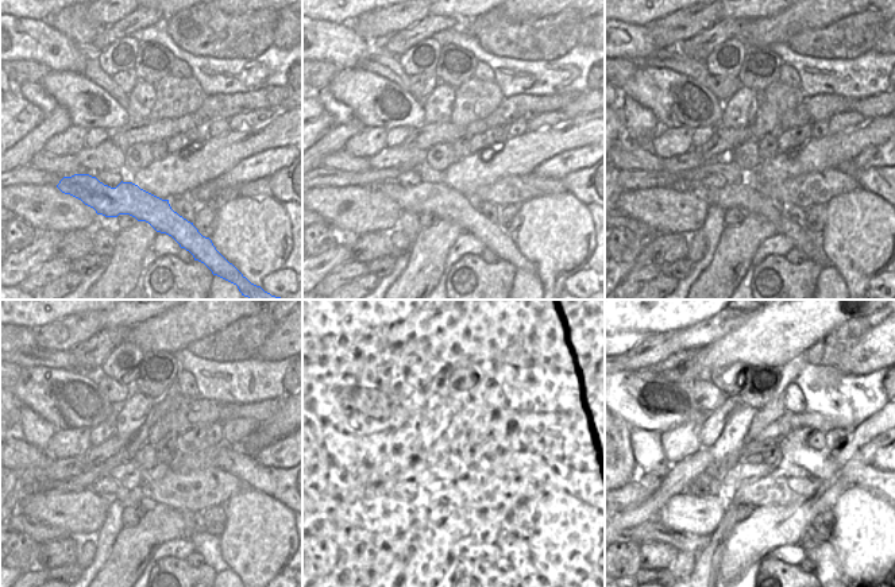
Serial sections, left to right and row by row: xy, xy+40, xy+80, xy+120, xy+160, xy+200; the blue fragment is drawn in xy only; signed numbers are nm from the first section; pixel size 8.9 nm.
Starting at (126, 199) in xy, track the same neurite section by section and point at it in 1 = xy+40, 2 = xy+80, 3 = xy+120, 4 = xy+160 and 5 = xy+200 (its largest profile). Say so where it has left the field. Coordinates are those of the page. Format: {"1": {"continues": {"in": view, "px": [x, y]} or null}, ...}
{"1": {"continues": {"in": "xy+40", "px": [439, 199]}}, "2": {"continues": {"in": "xy+80", "px": [744, 196]}}, "3": {"continues": {"in": "xy+120", "px": [128, 498]}}, "4": {"continues": {"in": "xy+160", "px": [435, 498]}}, "5": {"continues": {"in": "xy+200", "px": [737, 498]}}}

